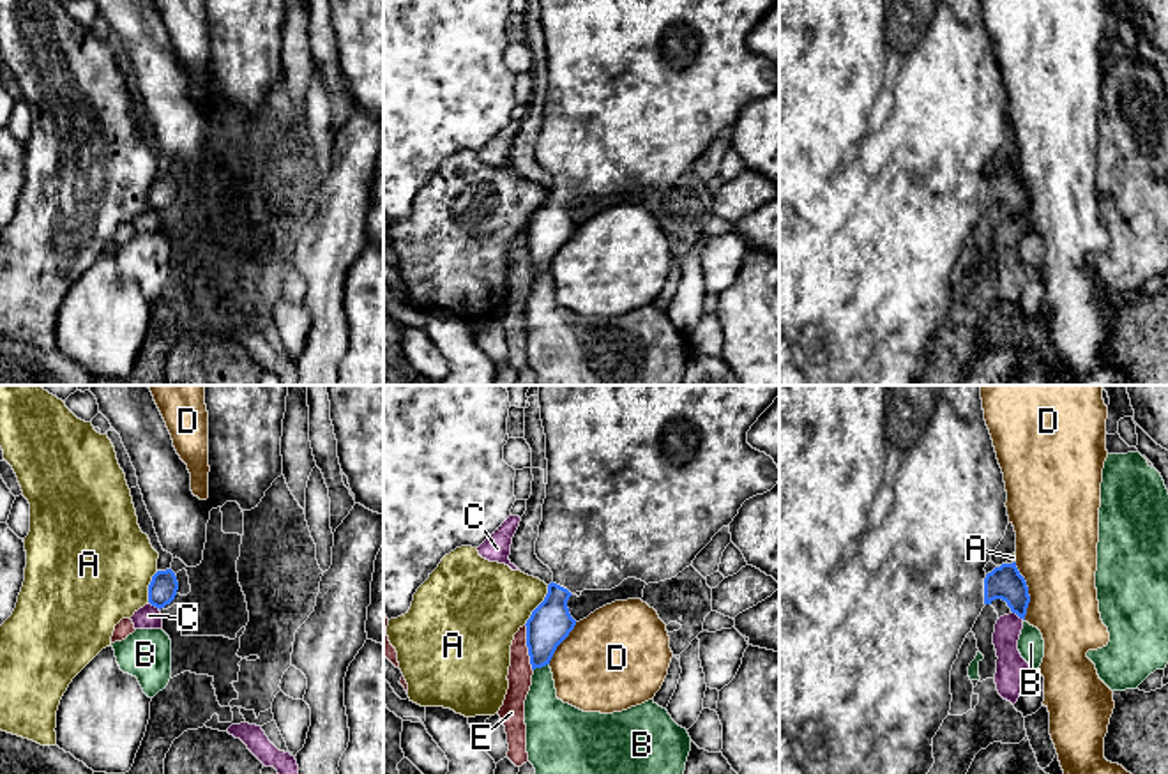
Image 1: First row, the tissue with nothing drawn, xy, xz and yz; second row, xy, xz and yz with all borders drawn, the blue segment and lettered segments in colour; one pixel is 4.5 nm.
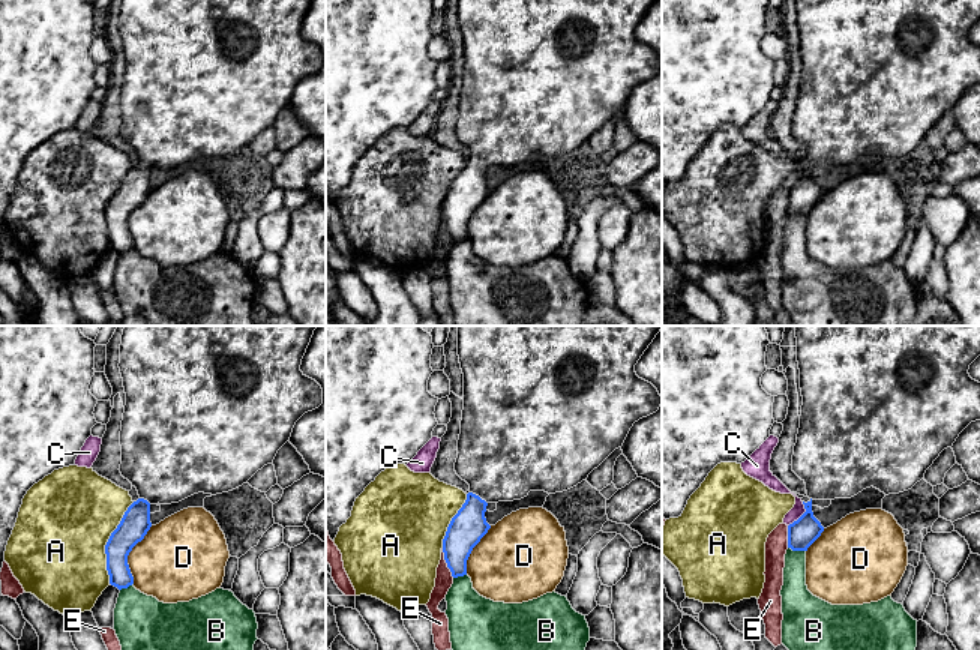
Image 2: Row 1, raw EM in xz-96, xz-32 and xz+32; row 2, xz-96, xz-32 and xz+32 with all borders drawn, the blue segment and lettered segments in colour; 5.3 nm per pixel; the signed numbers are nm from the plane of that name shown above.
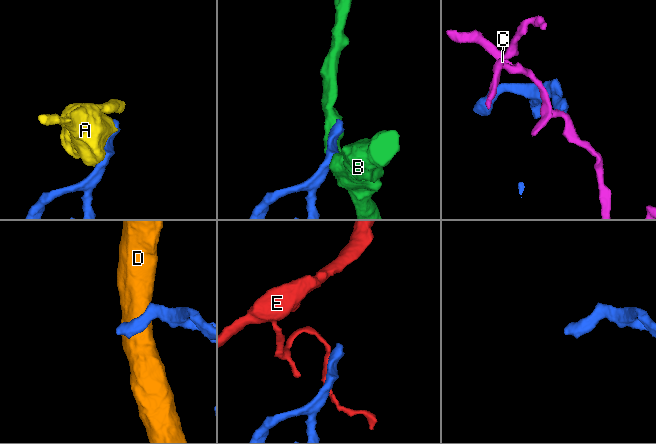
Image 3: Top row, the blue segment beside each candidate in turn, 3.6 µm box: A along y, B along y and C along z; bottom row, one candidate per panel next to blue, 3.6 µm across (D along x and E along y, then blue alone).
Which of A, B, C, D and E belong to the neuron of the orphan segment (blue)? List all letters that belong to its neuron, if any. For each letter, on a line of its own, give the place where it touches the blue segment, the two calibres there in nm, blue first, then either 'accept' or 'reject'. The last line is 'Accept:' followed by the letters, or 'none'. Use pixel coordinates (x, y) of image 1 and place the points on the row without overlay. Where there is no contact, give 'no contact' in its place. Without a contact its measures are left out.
A: contact xz (539, 209); calibres 190 and 380 nm; reject
B: contact xz (541, 271); calibres 190 and 220 nm; reject
C: contact xy (154, 209); calibres 130 and 110 nm; reject
D: contact yz (1027, 195); calibres 150 and 360 nm; reject
E: contact xz (527, 250); calibres 190 and 110 nm; reject
Accept: none

